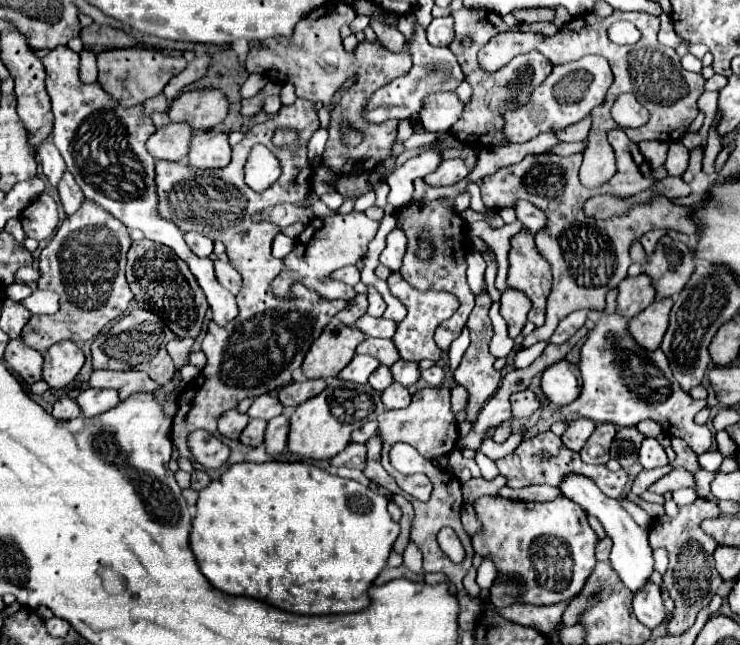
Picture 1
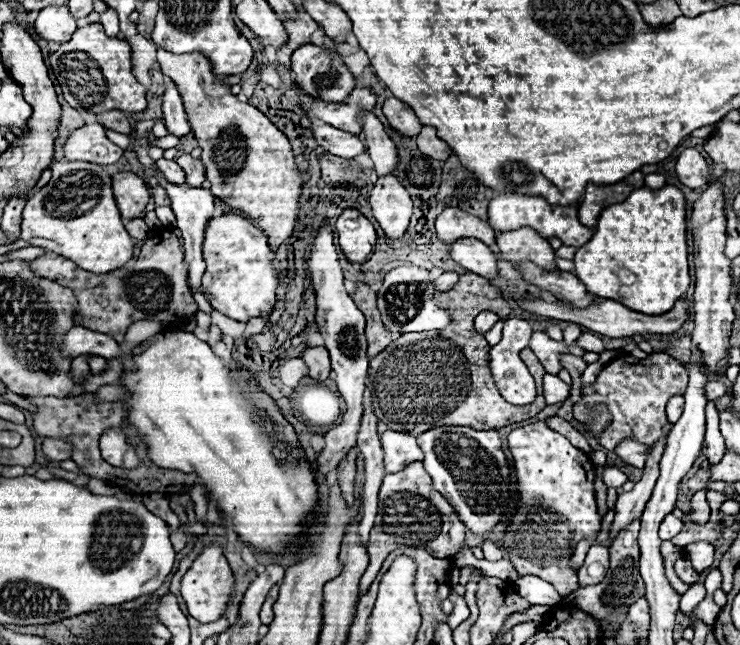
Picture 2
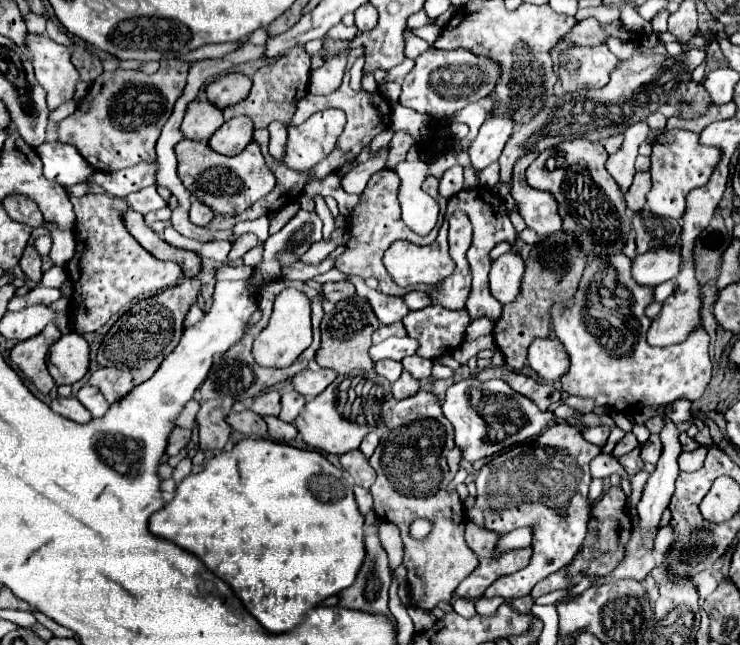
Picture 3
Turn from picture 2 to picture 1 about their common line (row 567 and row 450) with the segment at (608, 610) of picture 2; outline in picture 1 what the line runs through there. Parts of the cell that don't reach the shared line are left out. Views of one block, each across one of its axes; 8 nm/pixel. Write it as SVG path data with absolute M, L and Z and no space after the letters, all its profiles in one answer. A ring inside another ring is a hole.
M634 426L620 428L612 440L610 456L620 462L622 468L630 468L638 460L638 450L644 440L644 434L640 434Z

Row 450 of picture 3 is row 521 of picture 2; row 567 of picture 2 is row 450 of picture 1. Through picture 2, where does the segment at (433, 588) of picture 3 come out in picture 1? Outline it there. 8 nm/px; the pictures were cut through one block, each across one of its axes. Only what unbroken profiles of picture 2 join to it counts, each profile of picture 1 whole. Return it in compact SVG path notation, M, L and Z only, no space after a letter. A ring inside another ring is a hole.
M370 438L370 440L366 442L366 448L368 448L368 460L366 460L364 474L366 474L372 482L376 482L376 484L384 486L390 494L402 494L402 496L404 496L404 492L402 492L396 484L392 484L392 476L388 476L388 472L382 468L380 458L376 458L376 456L374 456L376 452L380 452L380 450L382 450L382 446L380 446L380 448L374 448L374 446L372 446L372 438Z

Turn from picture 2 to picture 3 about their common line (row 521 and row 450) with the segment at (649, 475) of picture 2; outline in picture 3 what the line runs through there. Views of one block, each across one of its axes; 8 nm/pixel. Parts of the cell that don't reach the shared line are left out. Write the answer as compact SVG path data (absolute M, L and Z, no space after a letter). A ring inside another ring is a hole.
M626 434L626 436L624 436L624 440L620 440L620 442L616 444L616 448L614 448L614 452L612 452L612 454L614 454L616 458L620 458L620 456L624 456L624 454L632 452L634 448L638 448L638 444L640 444L640 442L636 440L636 436L634 436L634 434Z

